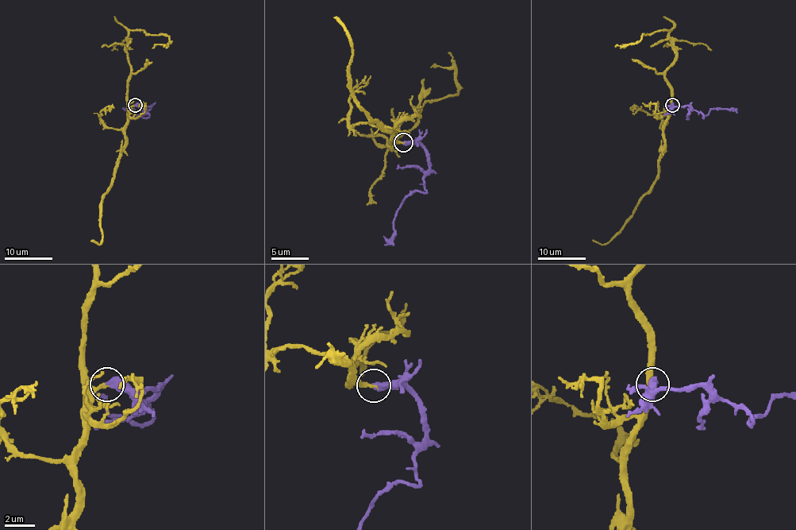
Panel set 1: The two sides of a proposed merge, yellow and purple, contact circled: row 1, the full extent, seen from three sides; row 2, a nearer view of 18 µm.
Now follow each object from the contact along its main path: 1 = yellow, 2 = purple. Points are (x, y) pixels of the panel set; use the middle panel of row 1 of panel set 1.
1: (402, 142), (397, 140), (387, 129), (365, 112), (350, 89), (351, 44), (346, 36), (346, 27), (335, 16)
2: (402, 142), (416, 142), (425, 152), (425, 191), (402, 200), (394, 236), (384, 245)

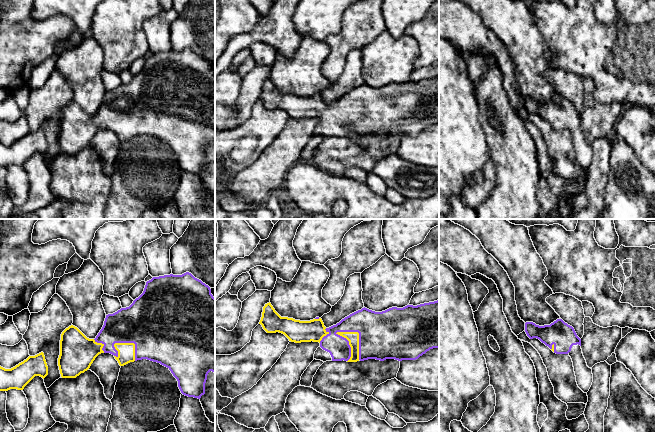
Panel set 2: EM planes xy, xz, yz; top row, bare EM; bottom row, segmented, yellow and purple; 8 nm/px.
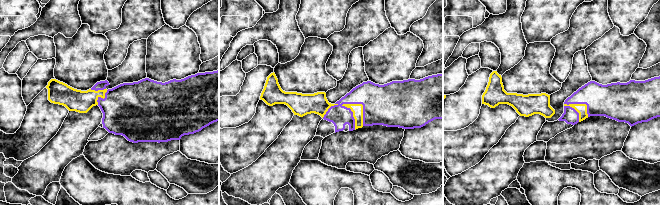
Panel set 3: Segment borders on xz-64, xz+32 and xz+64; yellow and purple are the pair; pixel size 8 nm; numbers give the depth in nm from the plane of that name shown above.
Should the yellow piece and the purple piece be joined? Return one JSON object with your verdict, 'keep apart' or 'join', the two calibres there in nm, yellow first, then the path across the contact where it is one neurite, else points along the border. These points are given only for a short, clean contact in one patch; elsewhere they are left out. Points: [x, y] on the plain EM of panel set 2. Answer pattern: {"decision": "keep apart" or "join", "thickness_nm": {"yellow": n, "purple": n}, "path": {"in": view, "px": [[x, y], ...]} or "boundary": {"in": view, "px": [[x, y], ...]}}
{"decision": "keep apart", "thickness_nm": {"yellow": 100, "purple": 340}}

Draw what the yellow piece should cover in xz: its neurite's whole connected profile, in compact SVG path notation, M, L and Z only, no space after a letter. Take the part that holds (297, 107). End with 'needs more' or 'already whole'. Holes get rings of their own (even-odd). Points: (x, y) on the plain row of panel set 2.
M271 79L263 83L262 93L259 98L267 109L282 109L289 117L319 118L329 110L325 105L321 94L310 97L300 97L293 94L281 93L273 84Z; already whole

